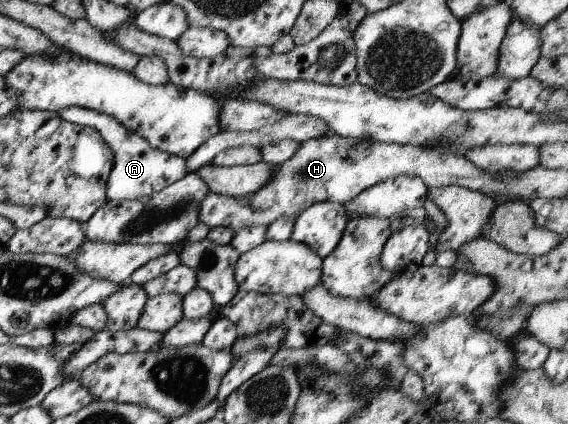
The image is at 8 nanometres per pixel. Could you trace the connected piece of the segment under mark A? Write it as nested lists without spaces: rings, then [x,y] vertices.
[[[80,107],[57,110],[53,115],[72,124],[96,130],[112,151],[112,168],[106,181],[106,196],[110,201],[134,200],[166,188],[186,175],[179,156],[152,148],[140,135],[123,127],[114,117]]]

